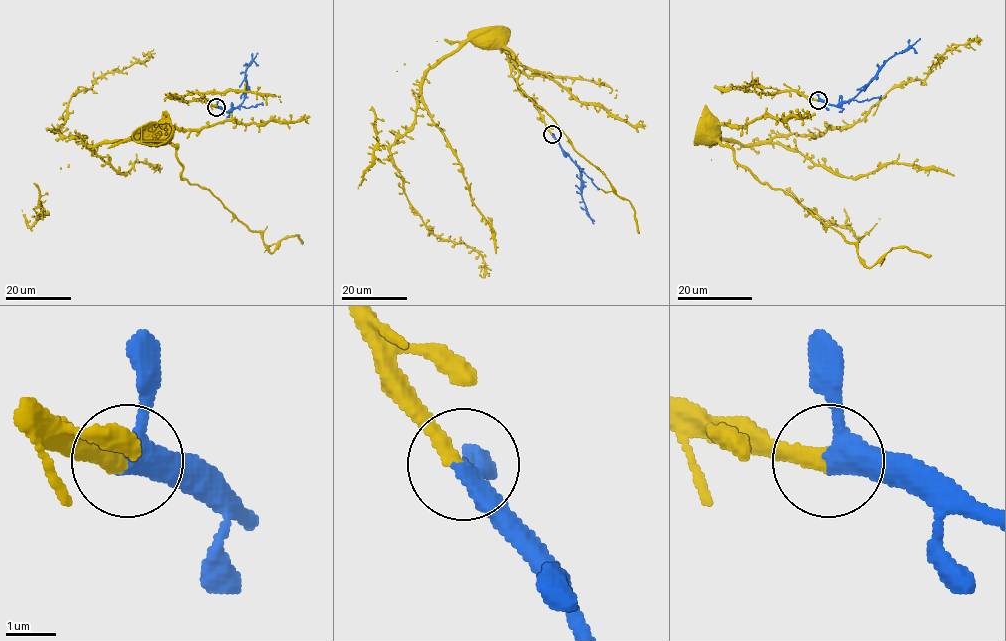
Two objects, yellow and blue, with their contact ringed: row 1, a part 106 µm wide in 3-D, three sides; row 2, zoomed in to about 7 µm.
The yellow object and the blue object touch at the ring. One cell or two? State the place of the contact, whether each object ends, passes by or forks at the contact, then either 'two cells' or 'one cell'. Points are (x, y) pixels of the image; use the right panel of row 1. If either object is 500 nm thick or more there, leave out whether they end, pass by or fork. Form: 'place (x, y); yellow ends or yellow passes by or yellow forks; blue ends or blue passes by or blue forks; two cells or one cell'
place (818, 100); yellow ends; blue passes by; one cell

